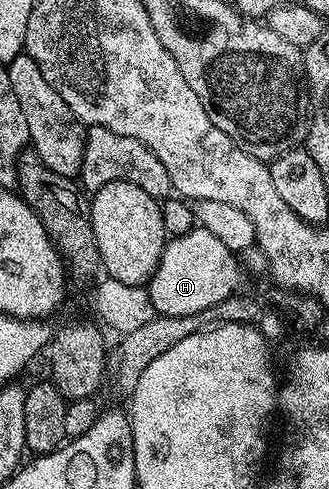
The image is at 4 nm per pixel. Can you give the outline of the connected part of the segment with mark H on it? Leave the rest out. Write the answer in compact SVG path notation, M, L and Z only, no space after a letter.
M194 227L186 234L172 236L166 242L147 290L158 314L193 316L236 294L242 288L243 277L238 256L227 249L215 234Z

